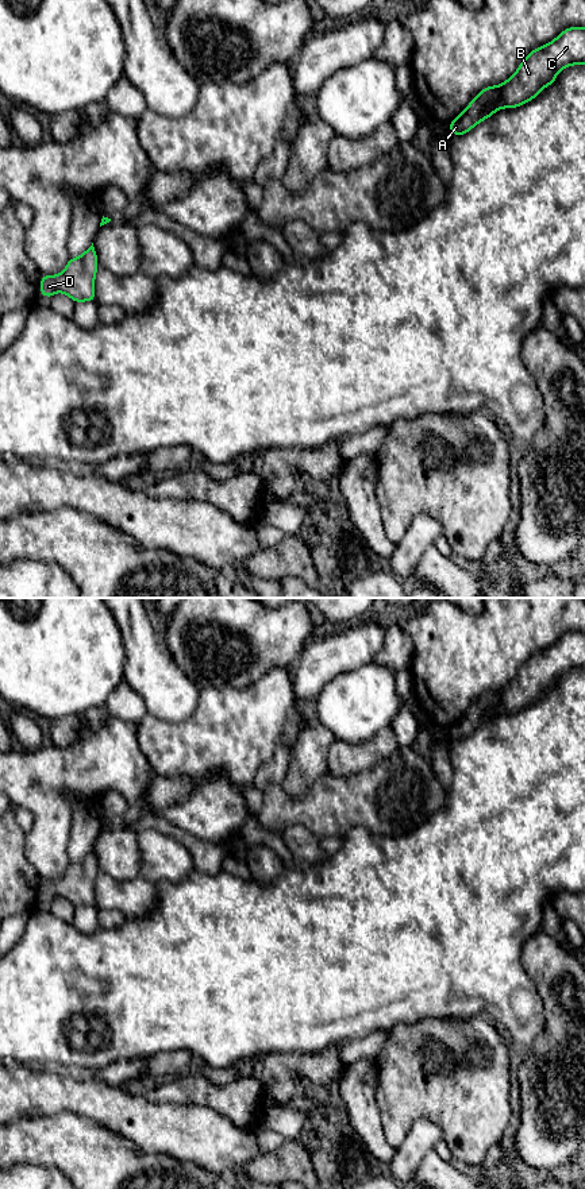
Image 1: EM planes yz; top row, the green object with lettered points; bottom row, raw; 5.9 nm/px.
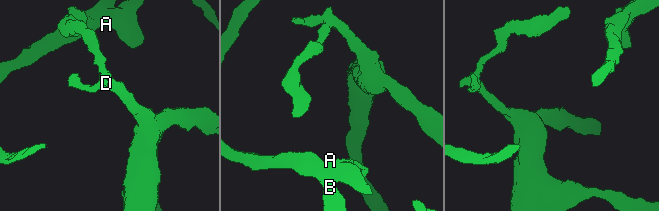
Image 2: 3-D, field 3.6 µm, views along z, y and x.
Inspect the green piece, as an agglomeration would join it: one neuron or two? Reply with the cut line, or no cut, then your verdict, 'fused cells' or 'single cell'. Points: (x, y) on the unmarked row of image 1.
yz (499, 690), (499, 702), (489, 711), (491, 718) | fused cells

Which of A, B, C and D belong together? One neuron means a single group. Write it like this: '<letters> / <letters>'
A D / B C

